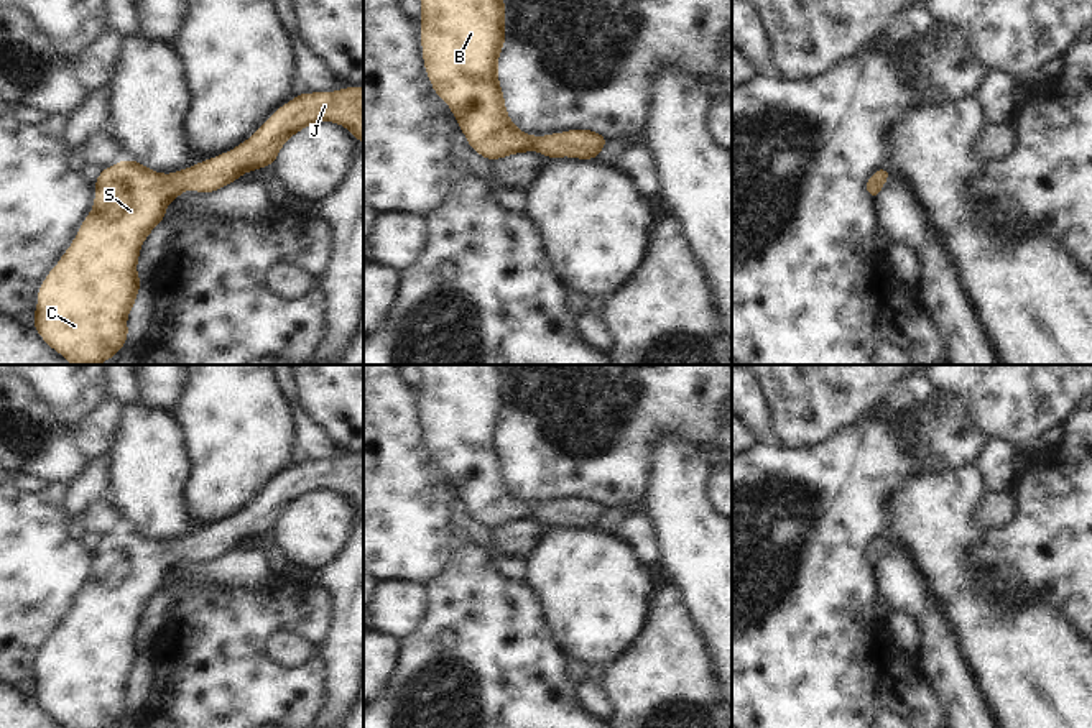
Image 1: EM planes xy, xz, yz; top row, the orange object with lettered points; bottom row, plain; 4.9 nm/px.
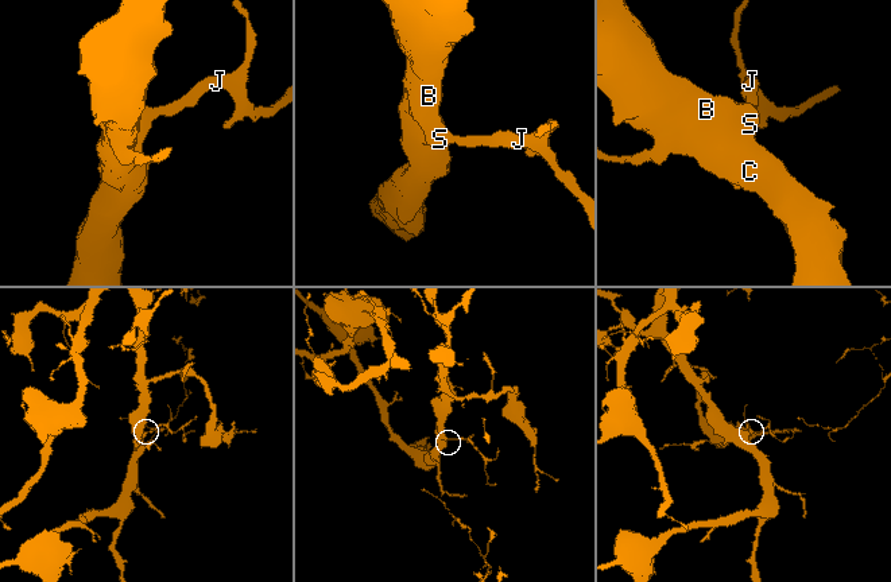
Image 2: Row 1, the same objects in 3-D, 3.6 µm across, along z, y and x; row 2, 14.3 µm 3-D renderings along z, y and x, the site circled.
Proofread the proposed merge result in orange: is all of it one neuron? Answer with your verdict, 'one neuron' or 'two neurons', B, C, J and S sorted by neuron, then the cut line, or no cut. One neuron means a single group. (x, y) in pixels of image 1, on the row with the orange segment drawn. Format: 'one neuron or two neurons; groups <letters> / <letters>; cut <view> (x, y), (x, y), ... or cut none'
one neuron; groups B C J S; cut none

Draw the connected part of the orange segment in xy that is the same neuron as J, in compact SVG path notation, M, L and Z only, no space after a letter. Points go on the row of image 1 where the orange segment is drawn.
M345 87L335 92L301 92L275 113L243 143L232 151L201 161L187 169L161 174L138 161L104 168L94 181L94 209L58 265L38 289L33 324L41 339L72 365L100 365L125 347L127 317L143 283L136 274L136 261L145 238L156 223L164 220L166 205L186 189L201 194L214 192L247 171L275 164L288 138L316 122L334 122L350 130L363 143L363 87Z

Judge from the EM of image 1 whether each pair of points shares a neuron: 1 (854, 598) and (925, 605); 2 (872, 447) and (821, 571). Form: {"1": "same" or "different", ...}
{"1": "different", "2": "same"}

